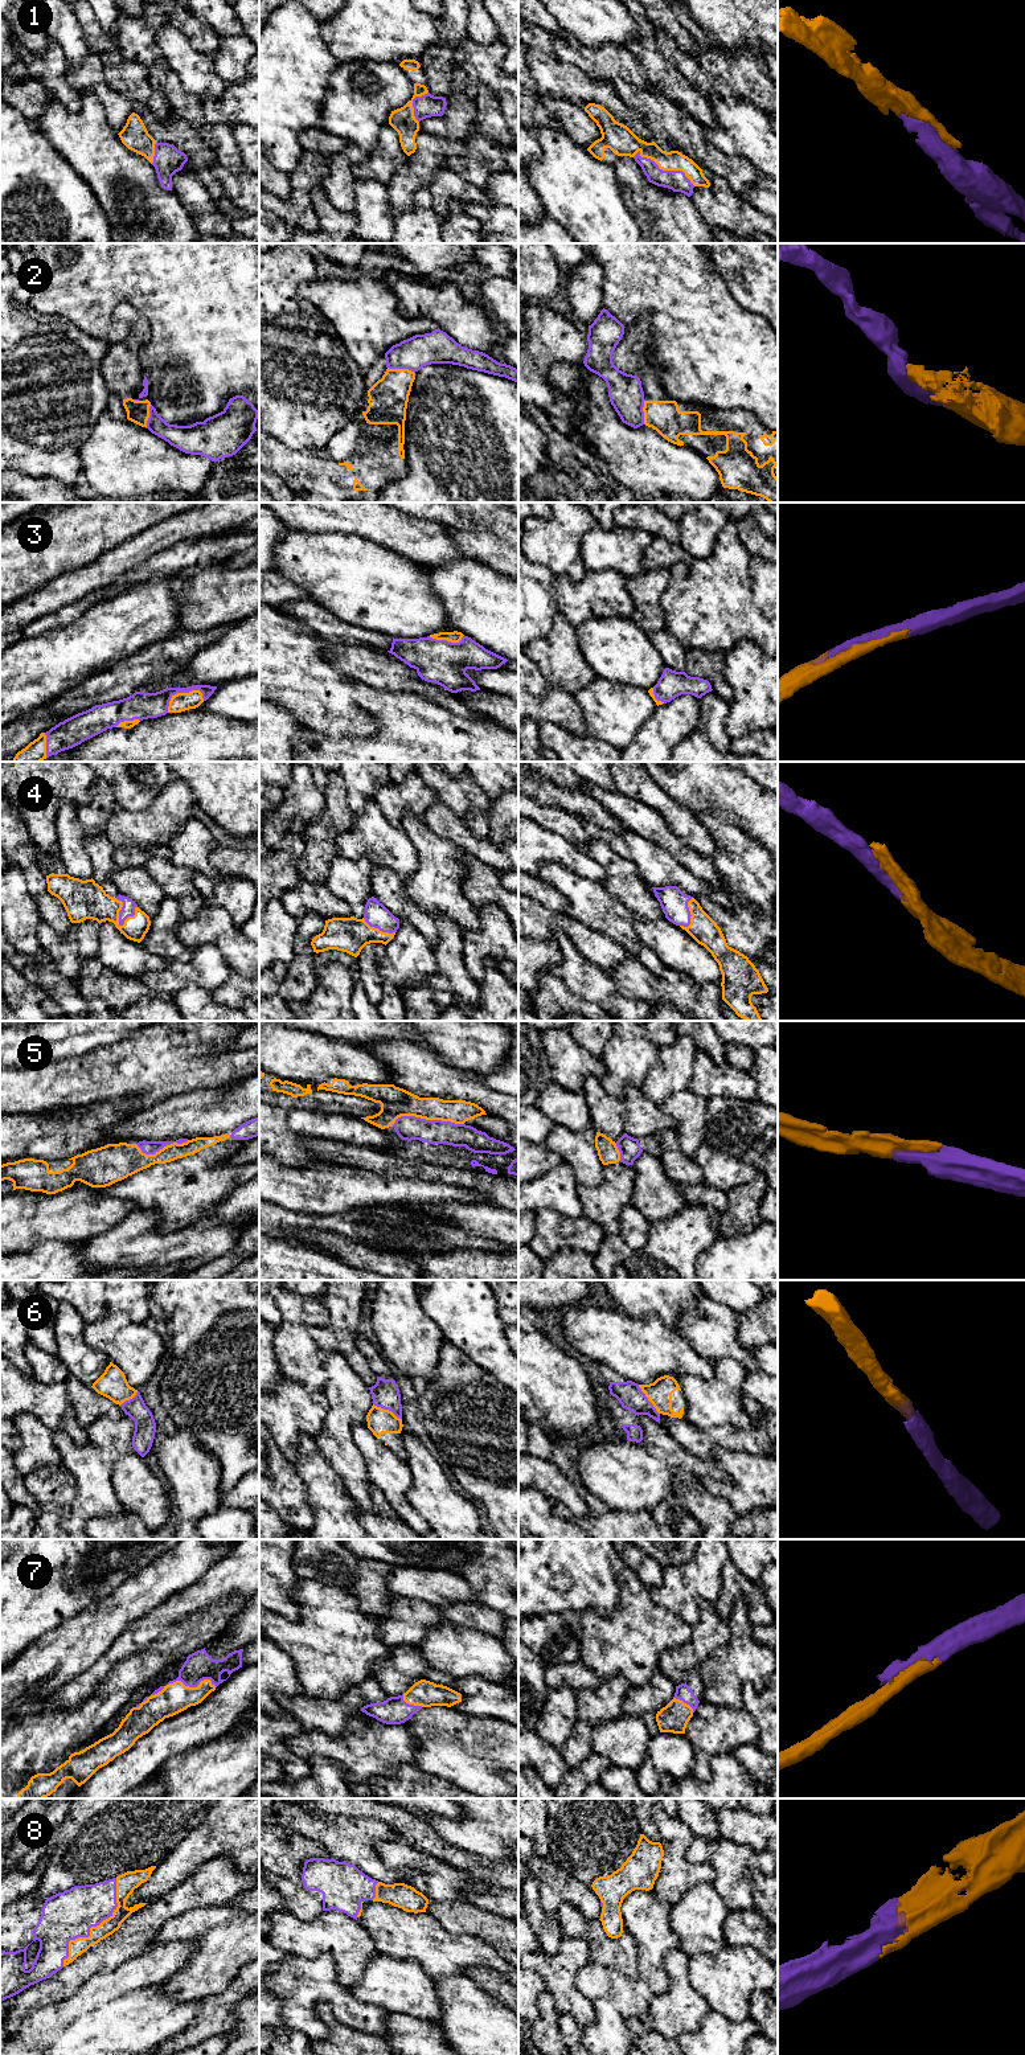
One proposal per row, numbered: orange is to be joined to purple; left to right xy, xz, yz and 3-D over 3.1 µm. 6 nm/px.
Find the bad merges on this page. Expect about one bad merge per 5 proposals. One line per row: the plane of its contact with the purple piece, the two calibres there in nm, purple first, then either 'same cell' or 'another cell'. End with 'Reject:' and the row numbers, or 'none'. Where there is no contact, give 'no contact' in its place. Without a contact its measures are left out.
1: contact in yz; calibres 130 and 120 nm; same cell
2: contact in xz; calibres 200 and 240 nm; another cell
3: contact in xy; calibres 160 and 120 nm; same cell
4: contact in xy; calibres 80 and 240 nm; same cell
5: contact in xz; calibres 150 and 180 nm; same cell
6: contact in yz; calibres 160 and 150 nm; same cell
7: contact in xy; calibres 170 and 180 nm; same cell
8: contact in xy; calibres 300 and 100 nm; same cell
Reject: 2

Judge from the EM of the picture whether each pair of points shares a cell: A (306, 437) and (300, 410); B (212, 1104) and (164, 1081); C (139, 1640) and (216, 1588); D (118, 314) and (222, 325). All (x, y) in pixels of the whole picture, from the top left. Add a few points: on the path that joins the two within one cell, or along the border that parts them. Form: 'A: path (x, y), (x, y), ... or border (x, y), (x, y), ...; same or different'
A: path (306, 430), (306, 417); same
B: border (218, 1086), (179, 1092), (158, 1100); different
C: path (158, 1621), (165, 1613), (197, 1596); same
D: border (121, 300), (131, 304), (147, 323), (147, 347); different

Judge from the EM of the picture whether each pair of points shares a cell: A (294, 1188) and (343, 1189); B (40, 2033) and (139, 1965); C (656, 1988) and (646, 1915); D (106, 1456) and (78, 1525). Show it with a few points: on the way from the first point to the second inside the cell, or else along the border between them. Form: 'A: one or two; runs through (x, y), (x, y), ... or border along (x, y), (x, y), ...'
A: one; runs through (306, 1188), (331, 1189)
B: one; runs through (65, 2012), (95, 1992), (114, 1984)
C: one; runs through (651, 1969), (651, 1934)
D: one; runs through (94, 1473), (94, 1497), (83, 1508)

